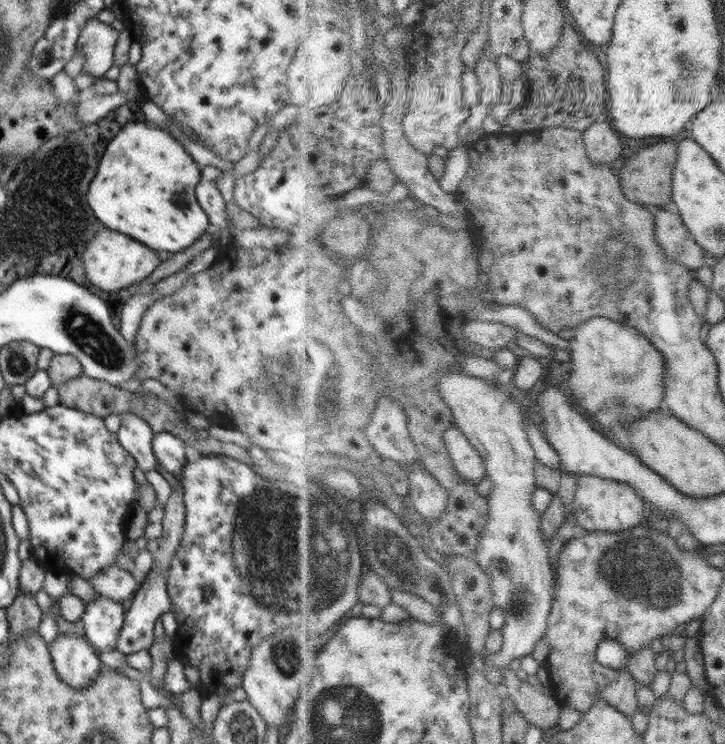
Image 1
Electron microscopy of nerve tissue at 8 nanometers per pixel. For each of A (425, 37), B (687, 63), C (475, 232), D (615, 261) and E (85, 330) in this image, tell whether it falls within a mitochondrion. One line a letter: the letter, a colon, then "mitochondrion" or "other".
A: other
B: mitochondrion
C: other
D: mitochondrion
E: mitochondrion

